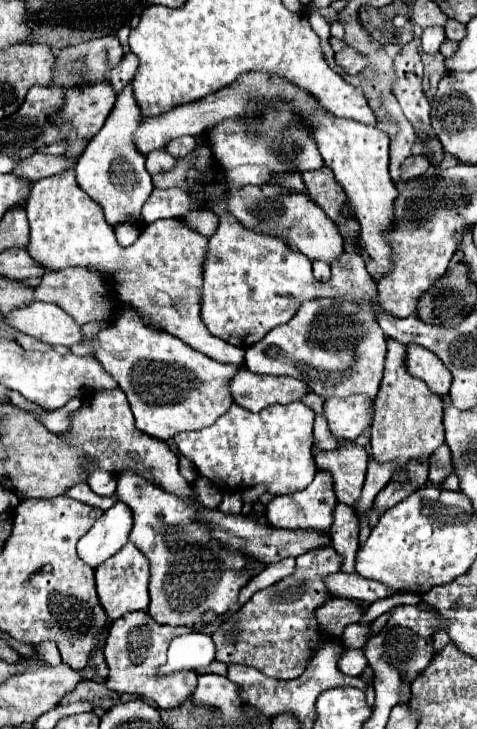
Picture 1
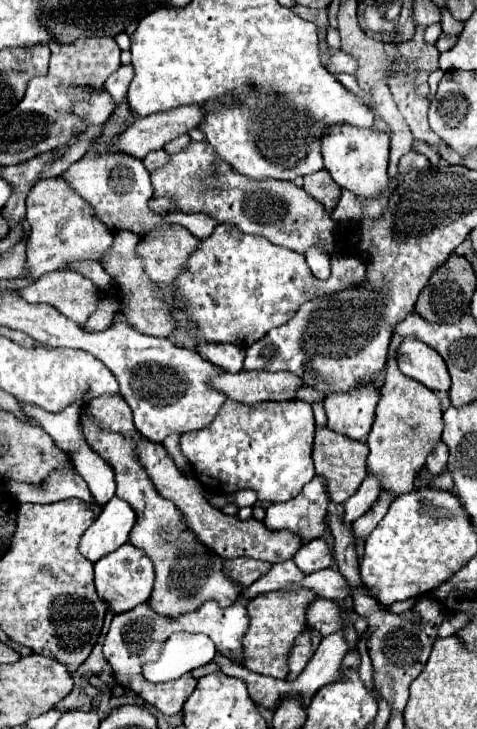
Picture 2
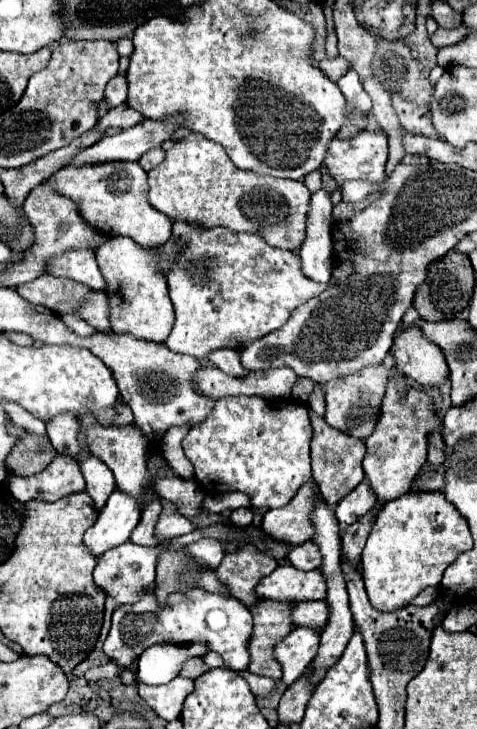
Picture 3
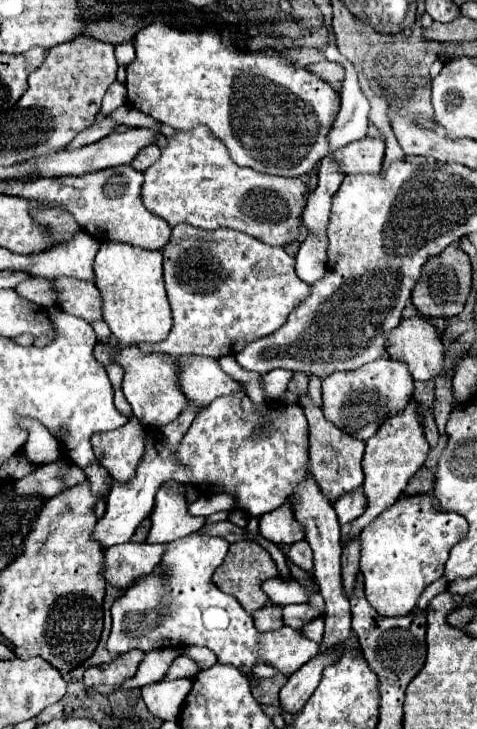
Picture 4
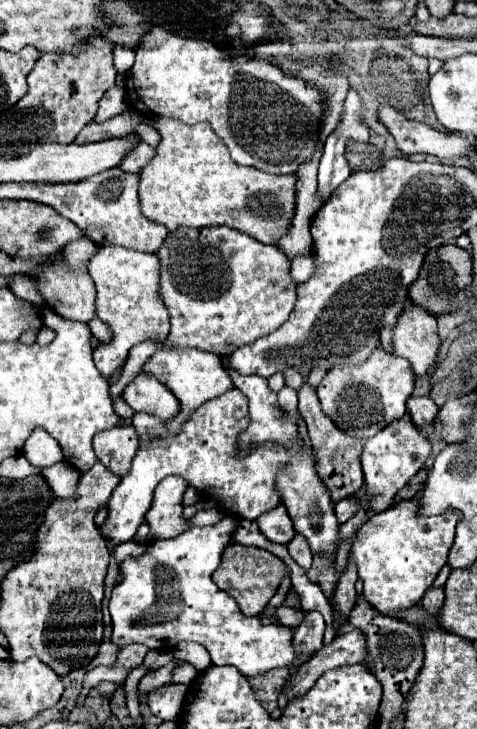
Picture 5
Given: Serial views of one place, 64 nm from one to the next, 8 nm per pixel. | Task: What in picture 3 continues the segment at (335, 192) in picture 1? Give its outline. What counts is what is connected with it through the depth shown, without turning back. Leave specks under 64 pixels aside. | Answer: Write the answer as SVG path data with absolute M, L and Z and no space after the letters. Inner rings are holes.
M316 170L316 172L308 174L308 176L304 178L304 184L306 184L306 188L308 188L310 192L318 192L318 190L322 190L322 188L324 188L322 172L320 172L320 170Z

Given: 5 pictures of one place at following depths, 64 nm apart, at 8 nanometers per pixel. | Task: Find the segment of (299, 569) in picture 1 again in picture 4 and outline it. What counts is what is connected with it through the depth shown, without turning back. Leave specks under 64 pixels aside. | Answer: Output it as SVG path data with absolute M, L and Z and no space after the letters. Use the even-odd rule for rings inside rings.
M300 540L300 542L292 544L288 548L288 560L294 562L302 570L312 570L312 566L314 566L314 554L312 554L312 548L308 546L308 542ZM266 604L264 608L256 610L252 616L254 616L256 628L260 628L258 632L270 632L270 630L278 630L278 628L284 626L284 620L282 620L282 606ZM256 662L254 664L254 668L252 668L252 674L254 676L258 676L258 678L272 678L272 676L276 676L278 674L278 670L272 666L272 664L268 664L268 662Z

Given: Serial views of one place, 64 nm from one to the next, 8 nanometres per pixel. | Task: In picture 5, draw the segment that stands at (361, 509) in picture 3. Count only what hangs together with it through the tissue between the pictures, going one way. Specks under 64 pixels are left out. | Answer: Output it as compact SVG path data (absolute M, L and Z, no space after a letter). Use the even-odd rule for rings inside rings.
M356 496L340 500L340 502L334 506L334 510L336 510L338 522L340 522L340 524L344 524L346 520L350 520L350 518L354 516L354 512L358 512L358 500L356 500Z

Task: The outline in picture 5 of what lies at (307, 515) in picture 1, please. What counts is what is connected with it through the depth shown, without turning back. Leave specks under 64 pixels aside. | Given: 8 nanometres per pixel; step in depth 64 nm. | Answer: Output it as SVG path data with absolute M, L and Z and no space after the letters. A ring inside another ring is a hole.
M284 504L276 506L270 512L264 512L258 518L258 526L260 526L260 532L270 542L276 542L276 544L288 544L294 538L294 534L296 534L294 532L294 524L292 524L292 520L290 520Z

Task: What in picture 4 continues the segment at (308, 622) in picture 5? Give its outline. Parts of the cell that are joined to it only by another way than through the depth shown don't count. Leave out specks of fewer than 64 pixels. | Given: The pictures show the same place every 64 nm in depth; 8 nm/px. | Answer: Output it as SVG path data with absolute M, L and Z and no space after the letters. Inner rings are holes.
M322 618L312 620L310 624L306 624L306 626L302 628L302 632L304 632L304 636L310 636L310 640L320 642L320 640L322 640L322 632L324 632L324 622L322 622Z

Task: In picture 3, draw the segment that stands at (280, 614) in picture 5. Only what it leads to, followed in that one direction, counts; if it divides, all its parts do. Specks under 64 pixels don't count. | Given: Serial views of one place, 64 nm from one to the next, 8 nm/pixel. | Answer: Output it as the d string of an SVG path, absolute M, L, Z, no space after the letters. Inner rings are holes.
M322 600L298 602L298 606L294 606L292 616L294 616L296 626L324 628L328 624L328 604L322 602Z

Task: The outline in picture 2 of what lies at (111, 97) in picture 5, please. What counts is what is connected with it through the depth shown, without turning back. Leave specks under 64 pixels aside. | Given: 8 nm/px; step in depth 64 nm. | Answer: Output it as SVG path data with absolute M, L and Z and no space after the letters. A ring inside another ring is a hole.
M122 64L112 76L108 76L108 80L104 82L104 90L112 94L114 102L120 102L126 92L128 92L128 84L132 82L132 76L134 76L134 68L132 64Z

